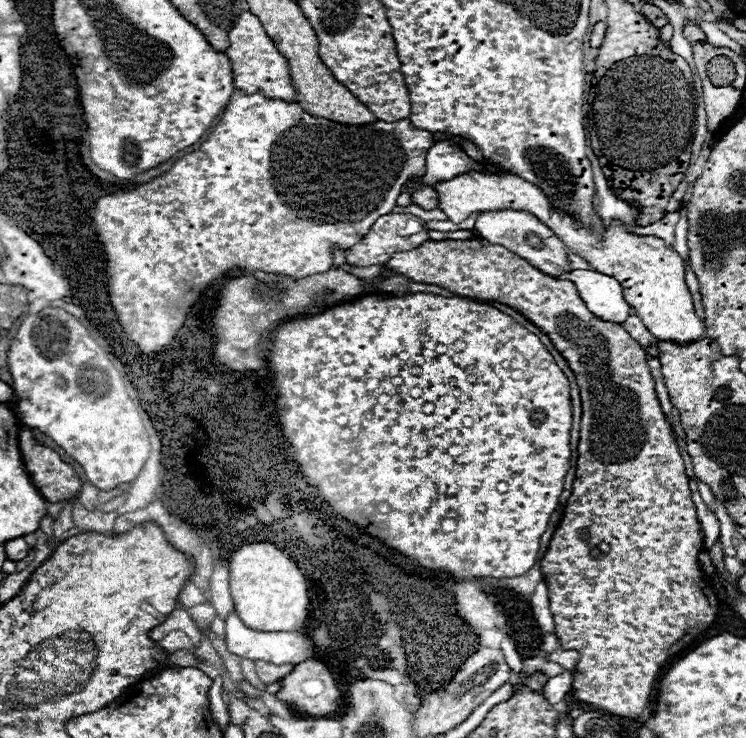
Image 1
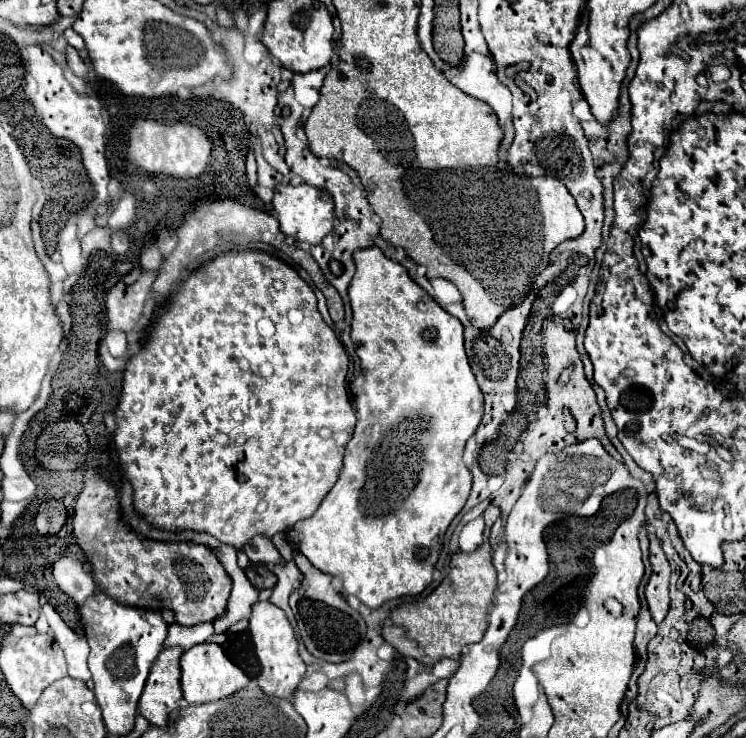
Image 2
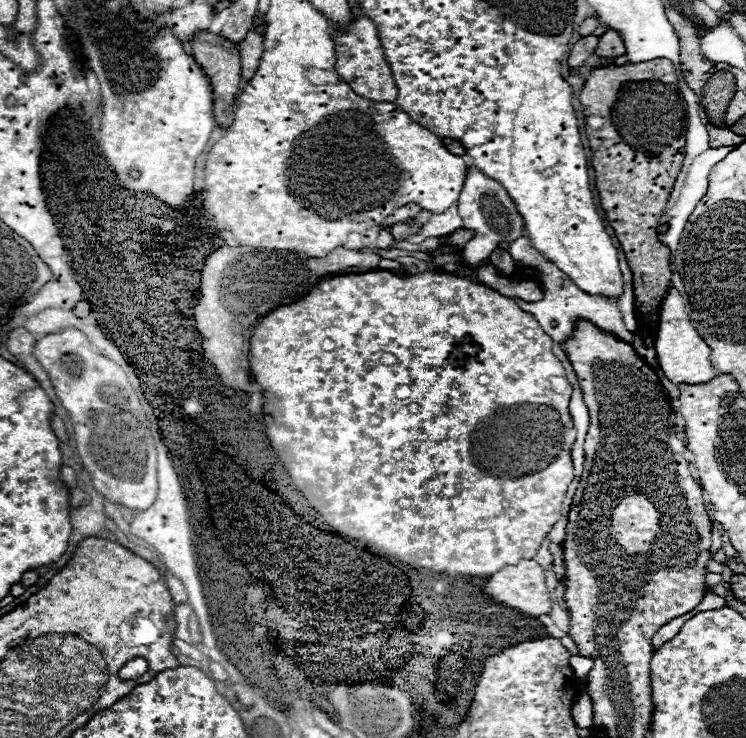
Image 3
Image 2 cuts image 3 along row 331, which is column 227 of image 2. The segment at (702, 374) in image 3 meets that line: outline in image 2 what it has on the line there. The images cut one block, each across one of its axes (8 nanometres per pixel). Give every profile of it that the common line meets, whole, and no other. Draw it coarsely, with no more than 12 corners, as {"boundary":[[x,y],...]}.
{"boundary":[[196,644],[180,658],[188,704],[226,698],[250,678],[218,644]]}

